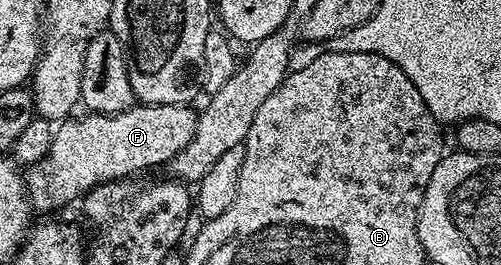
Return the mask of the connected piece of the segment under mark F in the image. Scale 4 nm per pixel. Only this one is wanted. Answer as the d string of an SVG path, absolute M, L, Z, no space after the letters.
M160 103L131 104L119 113L92 113L67 119L53 130L51 147L42 161L29 166L25 174L26 192L35 210L50 213L86 196L95 185L130 179L141 169L165 166L196 135L198 113L190 105Z

